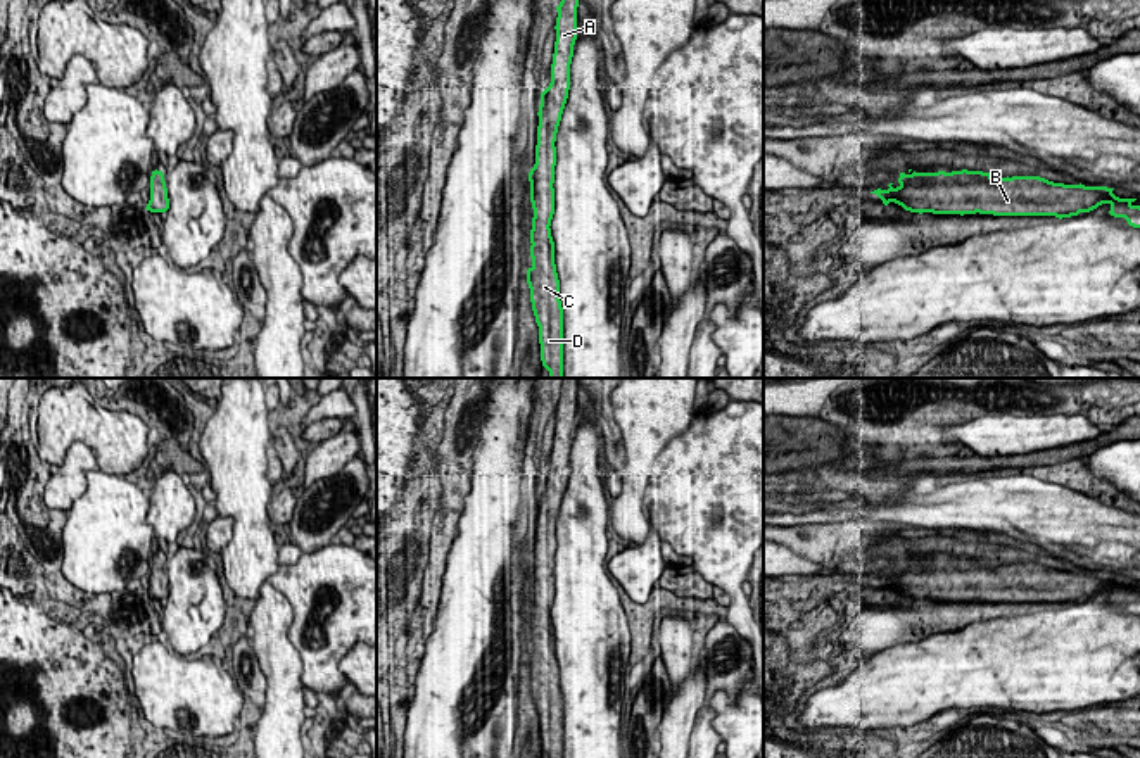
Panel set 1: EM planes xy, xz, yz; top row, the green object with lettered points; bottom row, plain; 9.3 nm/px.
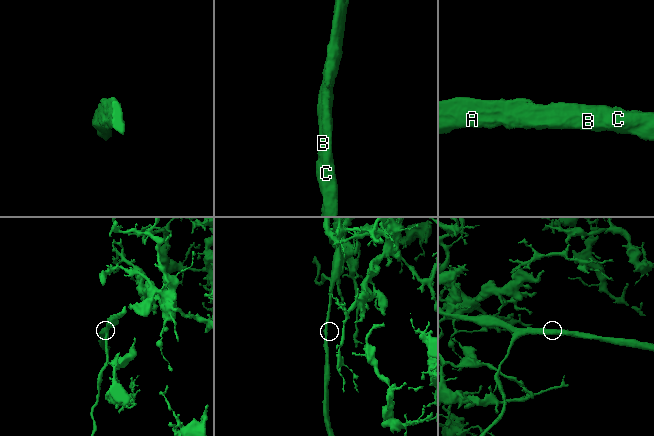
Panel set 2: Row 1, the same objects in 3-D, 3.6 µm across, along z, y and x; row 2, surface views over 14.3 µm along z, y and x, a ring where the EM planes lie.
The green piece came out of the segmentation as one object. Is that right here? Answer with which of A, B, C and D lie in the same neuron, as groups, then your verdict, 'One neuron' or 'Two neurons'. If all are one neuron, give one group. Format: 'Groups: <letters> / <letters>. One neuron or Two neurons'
Groups: A B C D. One neuron

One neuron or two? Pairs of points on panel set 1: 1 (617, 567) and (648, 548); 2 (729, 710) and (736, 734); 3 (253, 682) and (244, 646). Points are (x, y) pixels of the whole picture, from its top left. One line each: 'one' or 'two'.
1: one
2: one
3: one

